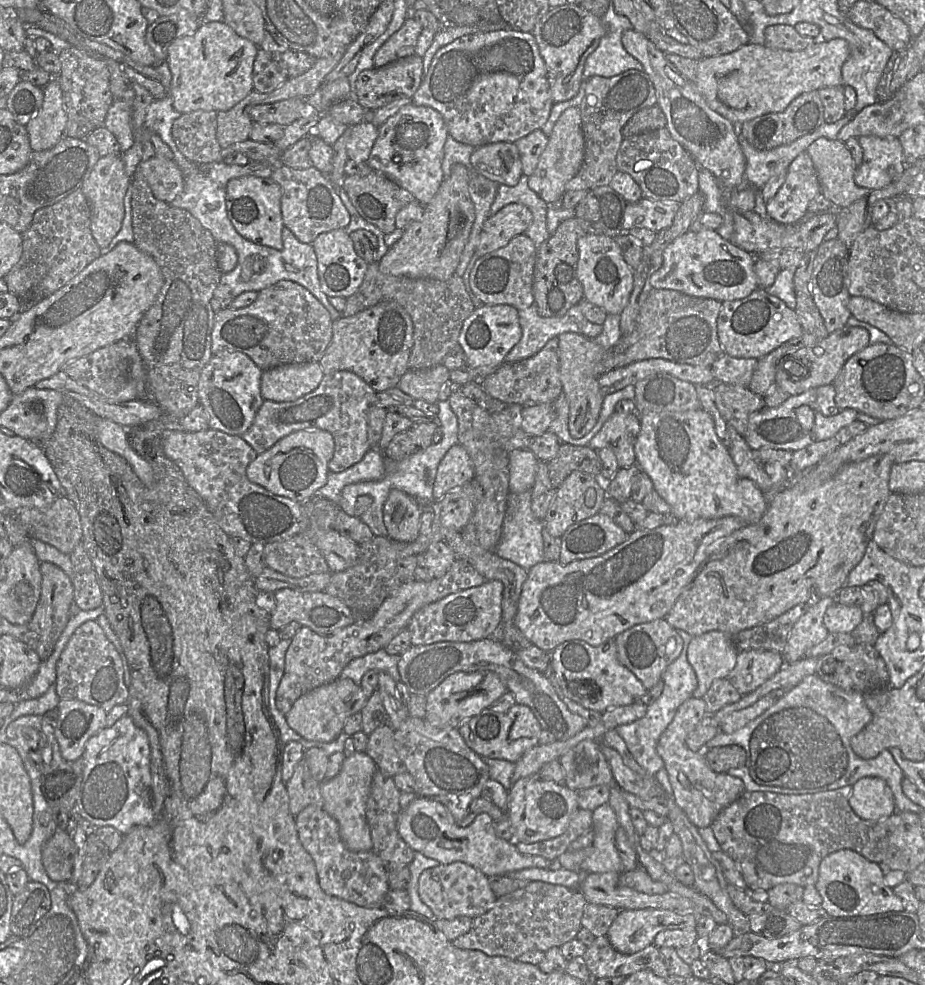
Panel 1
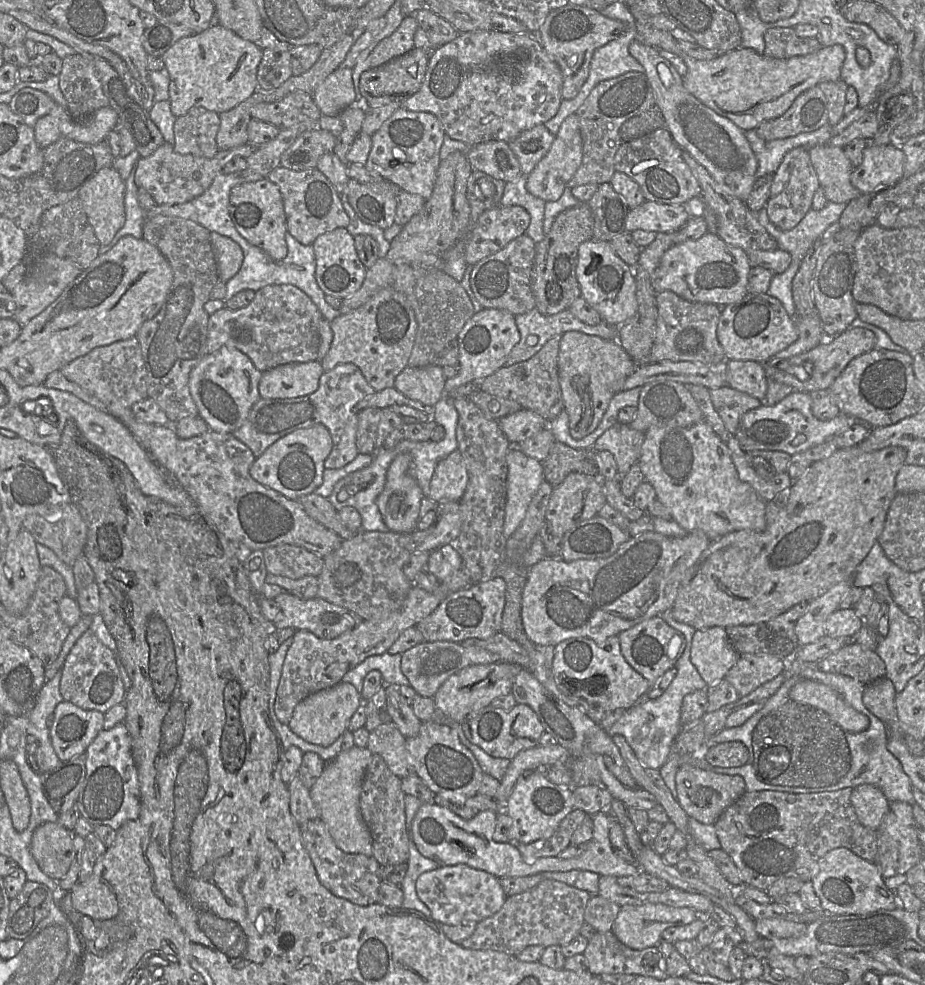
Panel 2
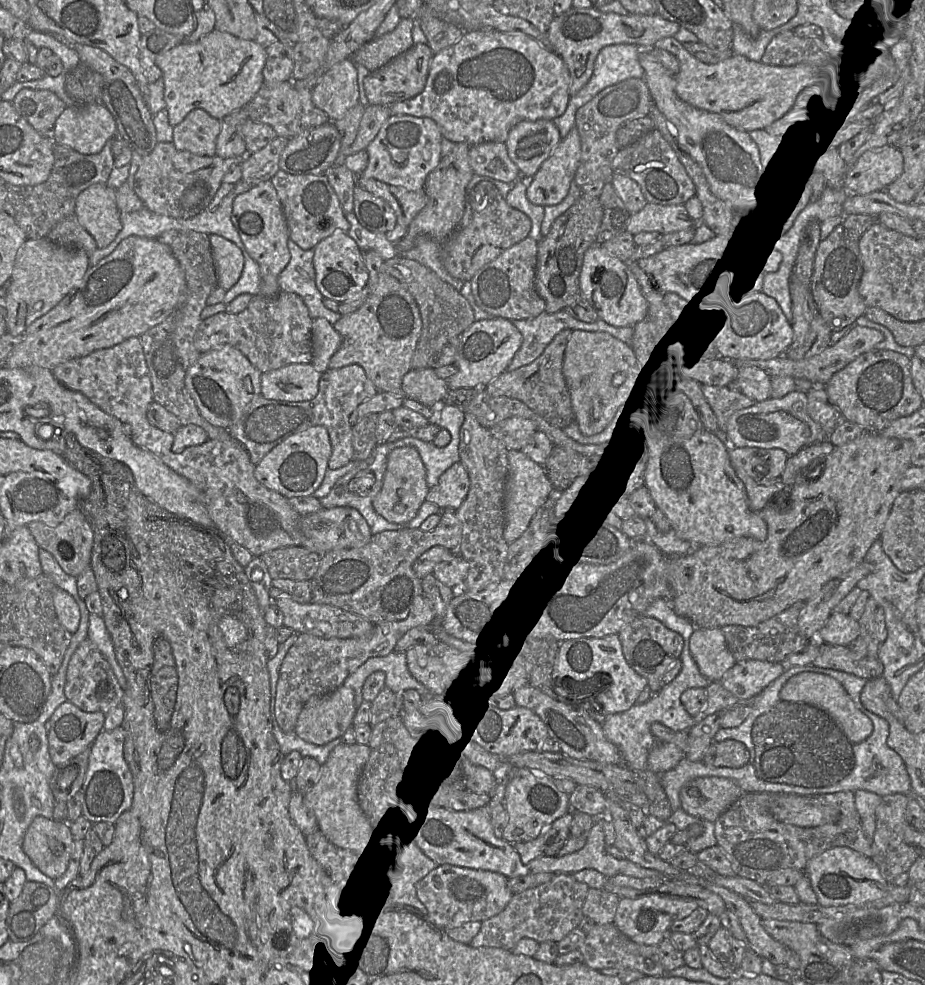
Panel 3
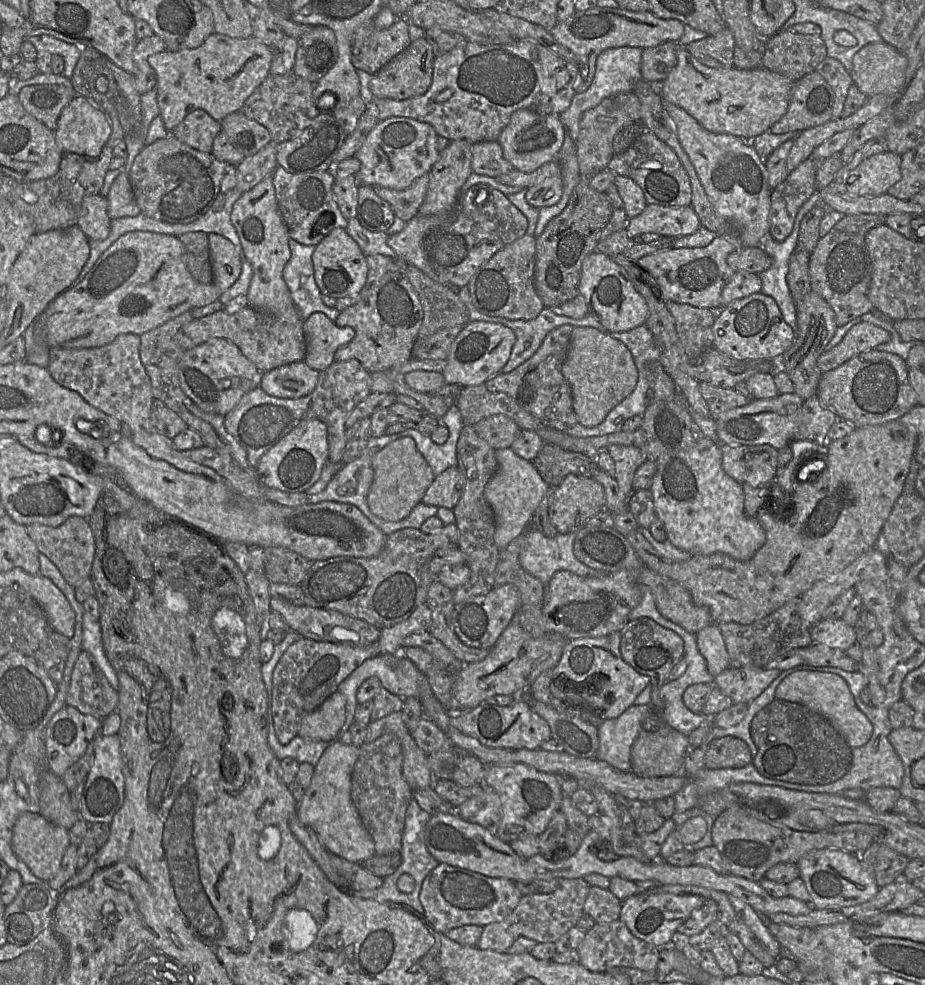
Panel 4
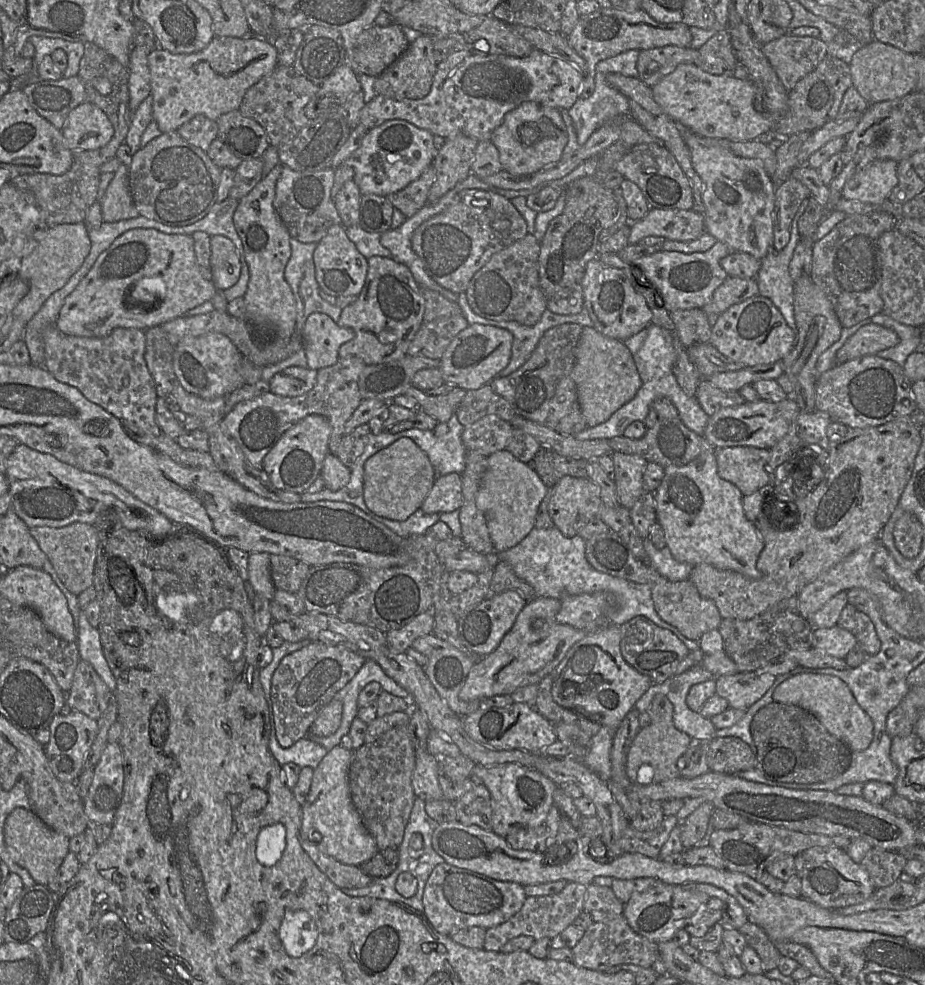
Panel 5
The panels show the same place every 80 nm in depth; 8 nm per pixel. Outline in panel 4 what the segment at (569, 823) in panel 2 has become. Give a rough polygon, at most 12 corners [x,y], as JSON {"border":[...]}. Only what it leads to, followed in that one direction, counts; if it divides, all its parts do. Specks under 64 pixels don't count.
{"border":[[556,811],[539,835],[510,842],[521,857],[552,854],[568,829]]}

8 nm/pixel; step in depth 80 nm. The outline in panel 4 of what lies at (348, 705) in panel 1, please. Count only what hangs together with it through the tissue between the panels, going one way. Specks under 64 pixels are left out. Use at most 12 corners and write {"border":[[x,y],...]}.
{"border":[[336,691],[305,715],[298,736],[335,741],[346,720]]}

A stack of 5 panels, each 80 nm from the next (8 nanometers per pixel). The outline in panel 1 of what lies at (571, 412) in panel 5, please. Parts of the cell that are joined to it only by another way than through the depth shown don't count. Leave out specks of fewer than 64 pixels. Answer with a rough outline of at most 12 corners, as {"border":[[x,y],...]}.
{"border":[[559,338],[503,363],[481,383],[505,404],[553,404]]}

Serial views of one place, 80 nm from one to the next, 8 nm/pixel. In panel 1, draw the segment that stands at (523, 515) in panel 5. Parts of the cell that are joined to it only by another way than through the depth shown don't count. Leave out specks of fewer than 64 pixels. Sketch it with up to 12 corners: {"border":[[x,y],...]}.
{"border":[[529,449],[509,457],[509,492],[531,490],[539,460]]}

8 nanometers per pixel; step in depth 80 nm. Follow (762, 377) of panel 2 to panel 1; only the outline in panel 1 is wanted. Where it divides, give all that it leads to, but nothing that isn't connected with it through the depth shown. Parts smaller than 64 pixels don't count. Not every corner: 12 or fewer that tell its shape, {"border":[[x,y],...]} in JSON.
{"border":[[726,353],[711,366],[715,383],[748,387],[758,359]]}

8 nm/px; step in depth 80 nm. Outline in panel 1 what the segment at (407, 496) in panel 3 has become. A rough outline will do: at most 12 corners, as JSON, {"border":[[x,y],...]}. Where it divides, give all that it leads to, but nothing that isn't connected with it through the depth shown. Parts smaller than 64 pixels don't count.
{"border":[[392,489],[383,506],[388,537],[420,535],[421,504]]}

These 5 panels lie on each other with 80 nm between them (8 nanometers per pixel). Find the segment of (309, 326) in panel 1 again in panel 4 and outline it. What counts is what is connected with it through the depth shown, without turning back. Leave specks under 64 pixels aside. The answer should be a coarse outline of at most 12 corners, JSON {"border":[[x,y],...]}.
{"border":[[249,305],[193,319],[189,350],[226,339],[261,372],[305,359],[296,306],[271,316]]}

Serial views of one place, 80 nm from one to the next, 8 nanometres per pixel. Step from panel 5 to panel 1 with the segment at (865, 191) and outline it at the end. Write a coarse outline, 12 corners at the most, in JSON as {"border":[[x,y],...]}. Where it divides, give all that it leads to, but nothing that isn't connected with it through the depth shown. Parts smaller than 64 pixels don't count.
{"border":[[861,136],[859,187],[880,189],[906,165],[898,138]]}

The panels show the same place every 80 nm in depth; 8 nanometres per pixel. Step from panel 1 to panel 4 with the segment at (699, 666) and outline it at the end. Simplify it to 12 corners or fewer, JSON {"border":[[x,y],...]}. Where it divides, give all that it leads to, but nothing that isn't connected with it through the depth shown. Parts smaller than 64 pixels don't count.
{"border":[[717,624],[697,632],[696,642],[711,675],[730,667]]}

